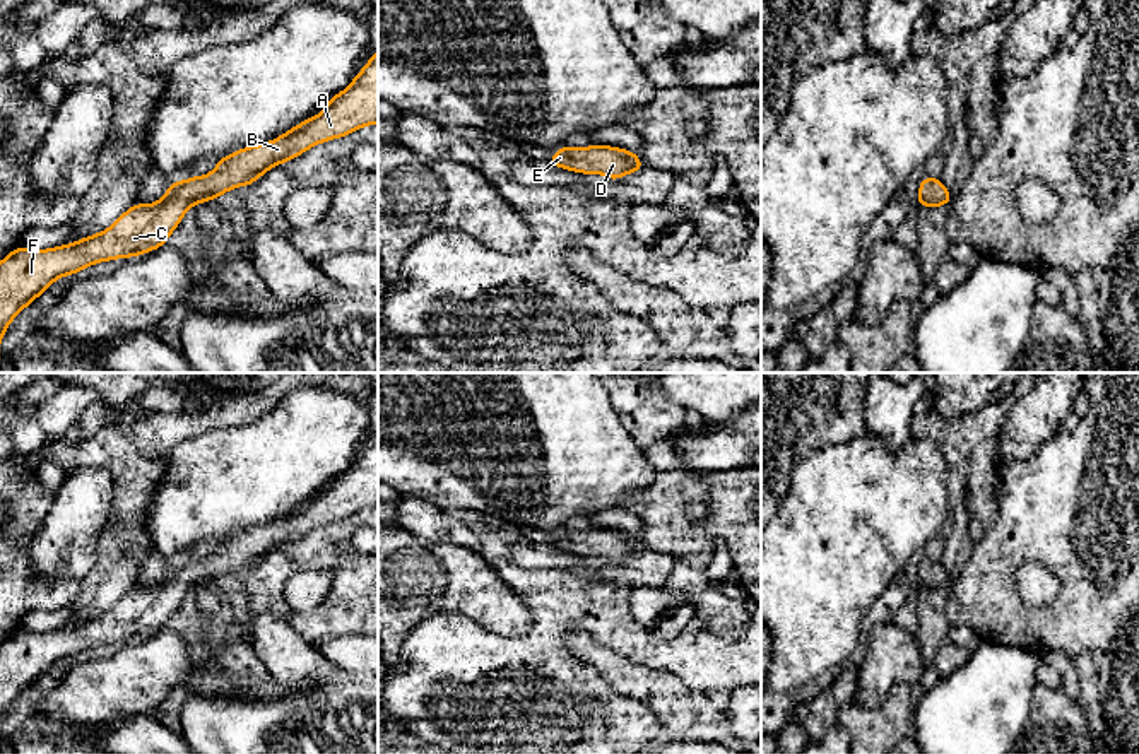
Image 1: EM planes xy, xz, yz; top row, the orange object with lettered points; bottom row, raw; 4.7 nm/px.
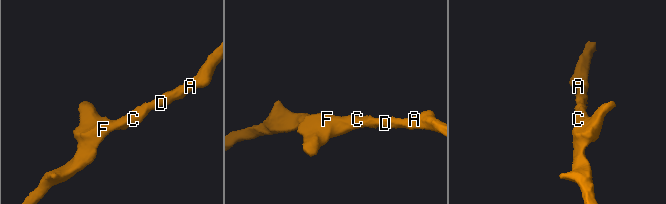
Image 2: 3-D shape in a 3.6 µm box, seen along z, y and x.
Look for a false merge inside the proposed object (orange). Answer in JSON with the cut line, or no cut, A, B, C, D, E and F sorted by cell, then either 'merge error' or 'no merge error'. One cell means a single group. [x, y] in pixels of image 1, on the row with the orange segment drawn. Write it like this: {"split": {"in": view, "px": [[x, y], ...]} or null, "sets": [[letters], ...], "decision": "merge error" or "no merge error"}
{"split": null, "sets": [["A", "B", "C", "D", "E", "F"]], "decision": "no merge error"}

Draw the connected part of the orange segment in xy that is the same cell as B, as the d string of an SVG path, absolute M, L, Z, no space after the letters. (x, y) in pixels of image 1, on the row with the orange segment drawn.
M378 50L349 87L330 97L322 113L287 133L248 145L217 161L205 176L171 181L164 197L150 205L133 203L118 221L91 238L48 250L17 246L0 262L0 340L10 321L55 280L77 275L99 262L139 256L166 244L185 212L222 193L250 186L274 166L313 145L345 137L378 123Z

